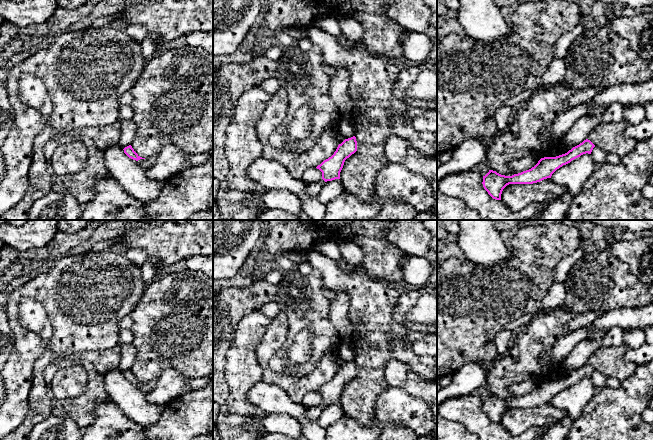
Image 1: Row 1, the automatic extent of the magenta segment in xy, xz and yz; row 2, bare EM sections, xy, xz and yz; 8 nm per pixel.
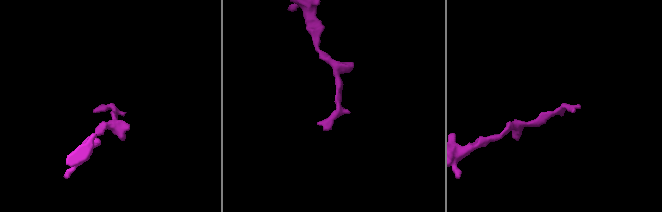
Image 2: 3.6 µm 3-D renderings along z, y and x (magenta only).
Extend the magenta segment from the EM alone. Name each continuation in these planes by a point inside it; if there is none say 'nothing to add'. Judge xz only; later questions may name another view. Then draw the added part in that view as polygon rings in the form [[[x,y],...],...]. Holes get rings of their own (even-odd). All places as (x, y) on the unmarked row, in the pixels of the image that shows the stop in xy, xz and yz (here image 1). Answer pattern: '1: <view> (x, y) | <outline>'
1: xz (312, 413) | [[[323,403],[315,407],[306,407],[307,409],[304,416],[310,421],[317,420],[325,407],[326,406]]]

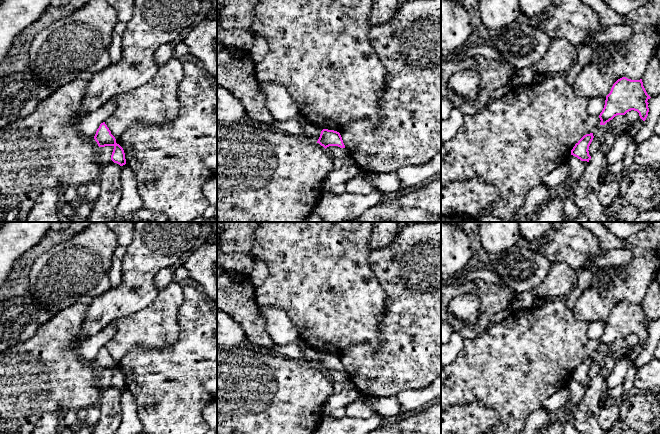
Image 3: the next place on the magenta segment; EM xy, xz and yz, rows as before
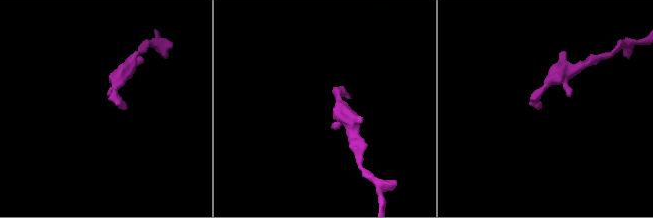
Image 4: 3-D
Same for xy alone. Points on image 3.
nothing to add

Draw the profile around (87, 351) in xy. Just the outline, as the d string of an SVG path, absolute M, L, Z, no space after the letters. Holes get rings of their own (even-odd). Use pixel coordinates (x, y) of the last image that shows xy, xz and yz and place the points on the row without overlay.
M113 323L107 325L94 336L87 338L77 349L77 354L83 362L93 362L100 348L114 337L116 327Z

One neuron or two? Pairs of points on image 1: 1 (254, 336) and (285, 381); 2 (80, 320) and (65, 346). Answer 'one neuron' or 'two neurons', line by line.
1: two neurons
2: one neuron

